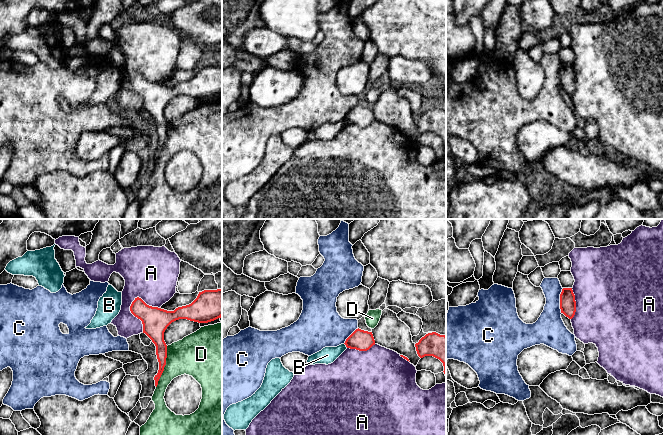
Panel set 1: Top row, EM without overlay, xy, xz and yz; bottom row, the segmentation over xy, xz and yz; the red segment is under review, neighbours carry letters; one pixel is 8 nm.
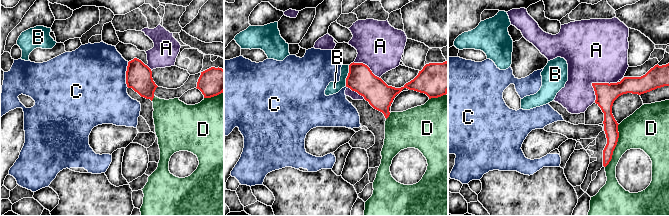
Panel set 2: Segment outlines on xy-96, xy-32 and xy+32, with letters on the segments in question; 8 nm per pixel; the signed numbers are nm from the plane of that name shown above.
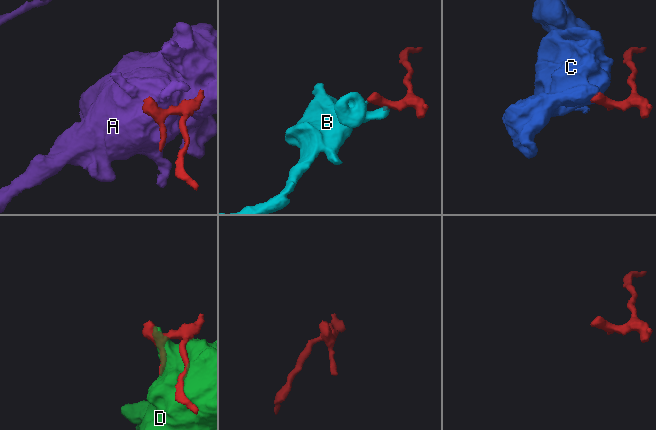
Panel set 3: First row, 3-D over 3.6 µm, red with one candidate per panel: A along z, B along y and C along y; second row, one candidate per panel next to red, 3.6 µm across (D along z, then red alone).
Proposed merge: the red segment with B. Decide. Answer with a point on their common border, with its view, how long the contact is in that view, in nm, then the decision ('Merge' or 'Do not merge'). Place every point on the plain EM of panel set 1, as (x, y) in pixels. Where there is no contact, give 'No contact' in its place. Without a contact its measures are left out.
Touches red at xz (345, 120). Shared border 50 nm. Do not merge

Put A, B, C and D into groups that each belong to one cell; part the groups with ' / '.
A / B / C / D

